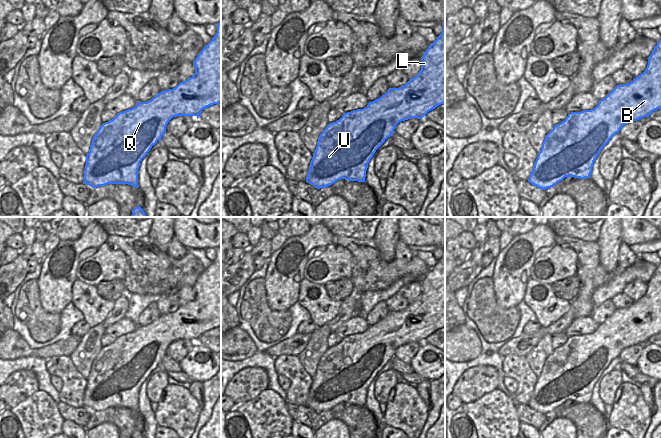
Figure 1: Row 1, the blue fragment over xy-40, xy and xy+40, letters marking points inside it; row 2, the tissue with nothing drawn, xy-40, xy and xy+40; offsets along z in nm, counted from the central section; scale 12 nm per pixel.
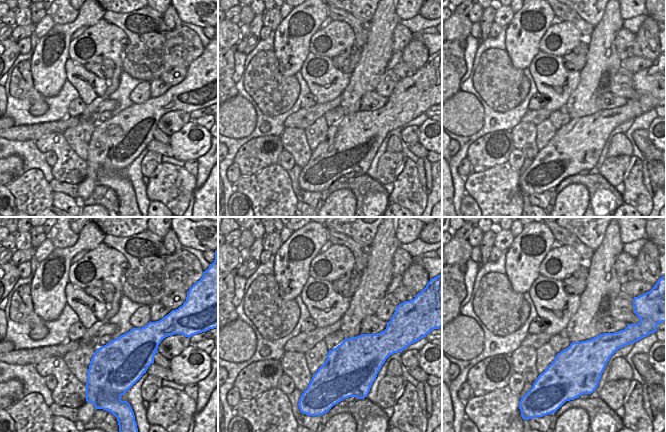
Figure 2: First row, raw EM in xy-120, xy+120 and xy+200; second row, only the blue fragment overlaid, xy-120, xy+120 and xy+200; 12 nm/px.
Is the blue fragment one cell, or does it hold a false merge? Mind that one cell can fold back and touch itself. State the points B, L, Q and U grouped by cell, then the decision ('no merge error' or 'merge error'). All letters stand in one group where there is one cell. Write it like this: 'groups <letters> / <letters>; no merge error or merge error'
groups B L Q U; no merge error

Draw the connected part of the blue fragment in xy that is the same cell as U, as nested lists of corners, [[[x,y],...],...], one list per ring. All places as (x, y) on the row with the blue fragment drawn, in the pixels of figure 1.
[[[445,21],[442,23],[442,33],[429,45],[421,57],[421,70],[399,88],[389,88],[380,98],[369,102],[363,109],[343,113],[336,122],[329,123],[320,134],[316,149],[309,165],[306,182],[315,188],[325,188],[340,179],[365,182],[368,163],[376,150],[392,136],[396,125],[410,118],[422,119],[429,111],[445,103]]]

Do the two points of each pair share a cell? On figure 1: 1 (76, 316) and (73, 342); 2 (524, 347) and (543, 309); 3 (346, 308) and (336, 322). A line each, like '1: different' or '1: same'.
1: different
2: different
3: same

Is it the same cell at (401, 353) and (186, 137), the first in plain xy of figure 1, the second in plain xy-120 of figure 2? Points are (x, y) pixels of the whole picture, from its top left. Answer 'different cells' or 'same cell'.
different cells

